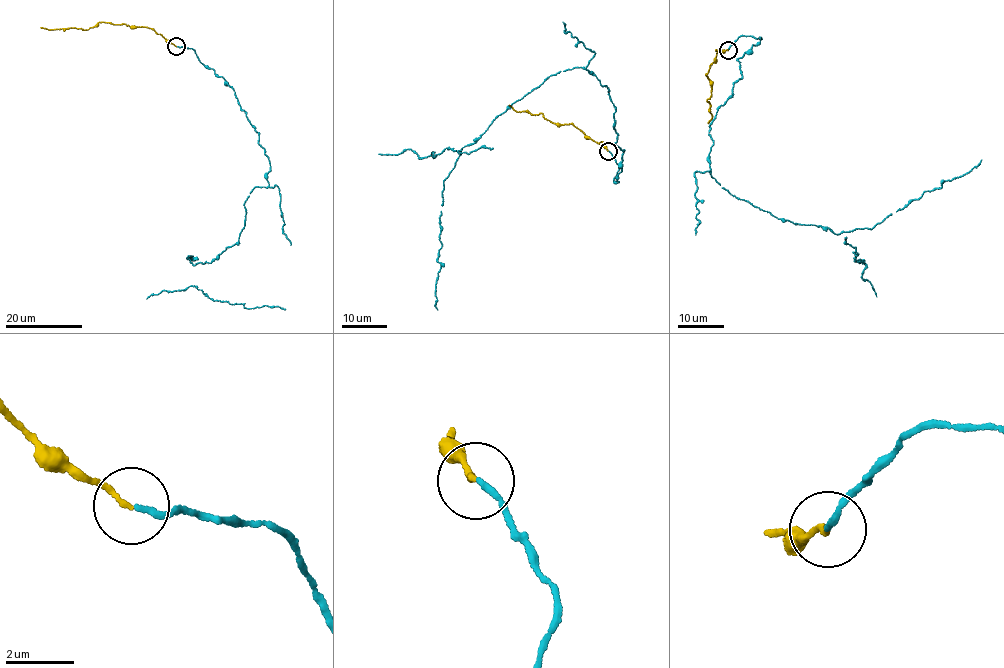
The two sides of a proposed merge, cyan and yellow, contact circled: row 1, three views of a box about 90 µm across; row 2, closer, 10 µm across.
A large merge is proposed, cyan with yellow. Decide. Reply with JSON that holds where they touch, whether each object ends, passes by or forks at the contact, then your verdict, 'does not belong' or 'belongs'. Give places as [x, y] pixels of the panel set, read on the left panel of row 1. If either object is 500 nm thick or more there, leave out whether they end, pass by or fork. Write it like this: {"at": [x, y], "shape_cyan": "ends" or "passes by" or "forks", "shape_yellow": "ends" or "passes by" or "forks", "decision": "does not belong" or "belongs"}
{"at": [176, 46], "shape_cyan": "ends", "shape_yellow": "ends", "decision": "belongs"}

